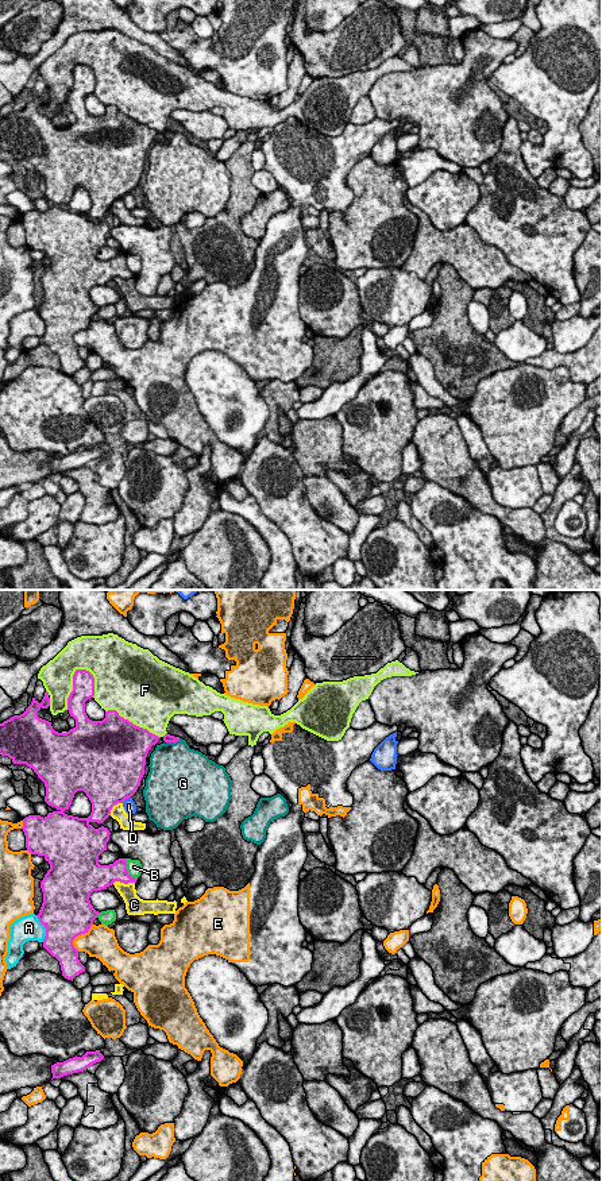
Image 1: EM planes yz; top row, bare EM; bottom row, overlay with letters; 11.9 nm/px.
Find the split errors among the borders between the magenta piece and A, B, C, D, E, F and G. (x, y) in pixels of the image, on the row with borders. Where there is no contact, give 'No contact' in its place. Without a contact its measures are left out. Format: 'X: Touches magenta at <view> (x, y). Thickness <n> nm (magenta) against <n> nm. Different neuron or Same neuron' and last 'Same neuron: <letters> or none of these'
A: Touches magenta at yz (45, 927). Thickness 500 nm (magenta) against 300 nm. Different neuron
B: Touches magenta at yz (127, 871). Thickness 240 nm (magenta) against 190 nm. Different neuron
C: Touches magenta at yz (123, 882). Thickness 280 nm (magenta) against 190 nm. Different neuron
D: Touches magenta at yz (126, 798). Thickness 500 nm (magenta) against 140 nm. Different neuron
E: Touches magenta at yz (77, 936). Thickness 500 nm (magenta) against 340 nm. Different neuron
F: Touches magenta at yz (73, 684). Thickness 260 nm (magenta) against 380 nm. Different neuron
G: Touches magenta at yz (173, 741). Thickness 100 nm (magenta) against 460 nm. Same neuron
Same neuron: G

